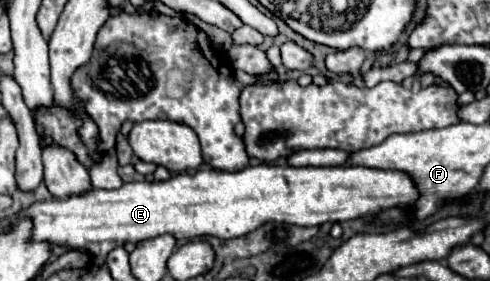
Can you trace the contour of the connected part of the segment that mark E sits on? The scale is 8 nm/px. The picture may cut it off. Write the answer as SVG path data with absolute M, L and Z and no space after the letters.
M258 165L246 167L238 173L200 169L194 175L176 175L168 181L130 181L120 189L90 189L82 195L70 195L66 199L36 201L28 209L20 211L20 217L32 221L32 241L46 241L50 245L60 245L66 249L80 249L90 253L92 263L102 265L108 253L128 241L138 243L164 233L176 239L196 239L196 237L220 237L234 239L256 231L262 223L278 221L288 225L312 227L322 223L340 223L348 219L378 215L388 207L406 207L418 199L418 189L414 187L410 175L400 171L382 171L368 167L286 167L286 165Z

